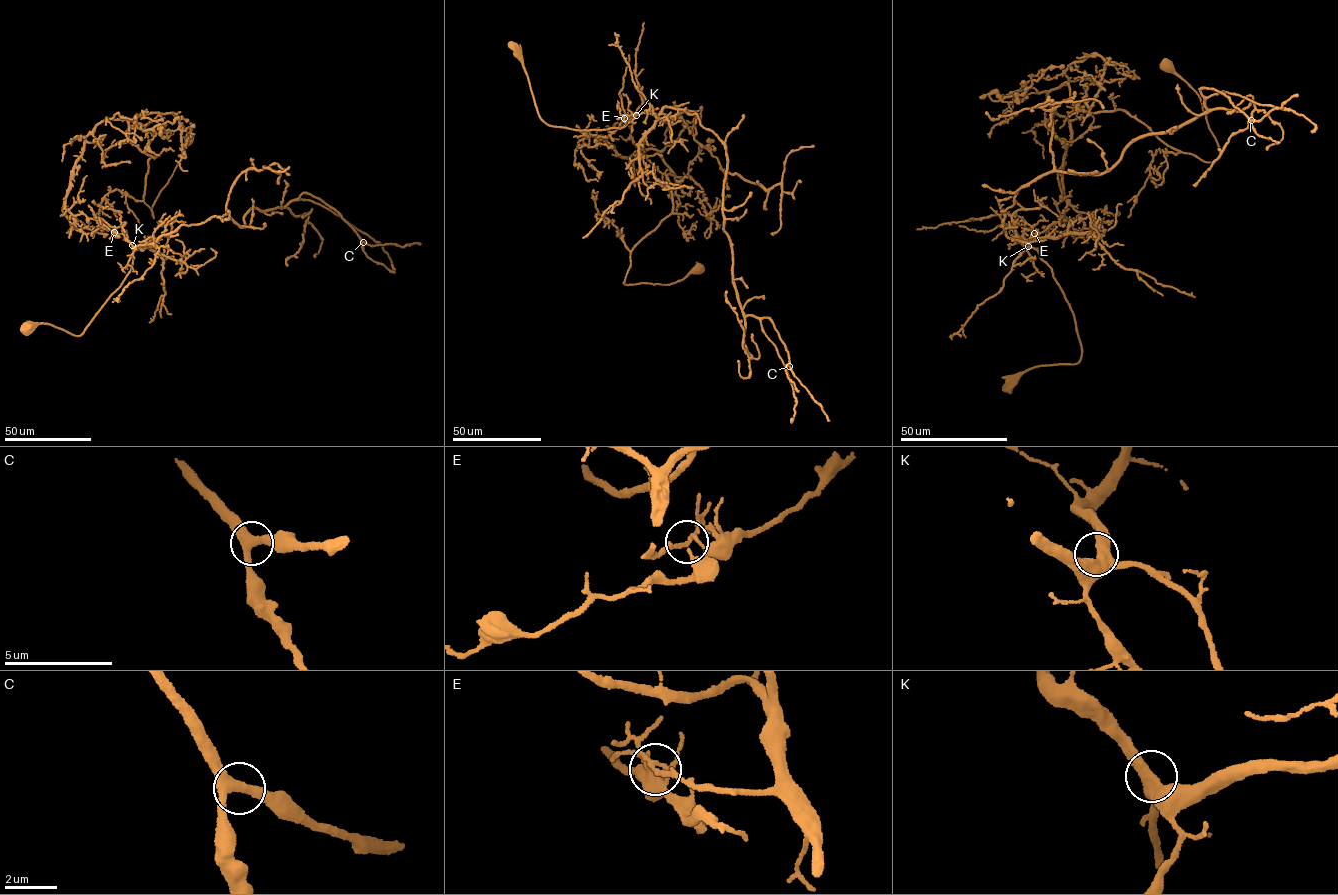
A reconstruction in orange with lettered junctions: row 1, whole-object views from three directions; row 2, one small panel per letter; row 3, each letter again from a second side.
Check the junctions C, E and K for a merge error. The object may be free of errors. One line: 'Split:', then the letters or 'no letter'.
Split: E

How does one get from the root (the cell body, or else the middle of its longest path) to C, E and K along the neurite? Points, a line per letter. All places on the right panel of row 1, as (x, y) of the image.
C: (1013, 380), (1082, 352), (1052, 269), (1002, 224), (1020, 187), (1105, 173), (1206, 113), (1203, 88), (1251, 120)
E: (1013, 380), (1035, 367), (1079, 363), (1082, 352), (1075, 321), (1052, 269), (1027, 242), (1034, 233)
K: (1013, 380), (1035, 367), (1079, 363), (1082, 352), (1070, 307), (1052, 269), (1038, 252), (1028, 246)

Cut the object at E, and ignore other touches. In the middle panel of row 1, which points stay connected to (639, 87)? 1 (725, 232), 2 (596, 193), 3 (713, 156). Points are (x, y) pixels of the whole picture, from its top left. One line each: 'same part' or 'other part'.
1: same part
2: other part
3: other part

